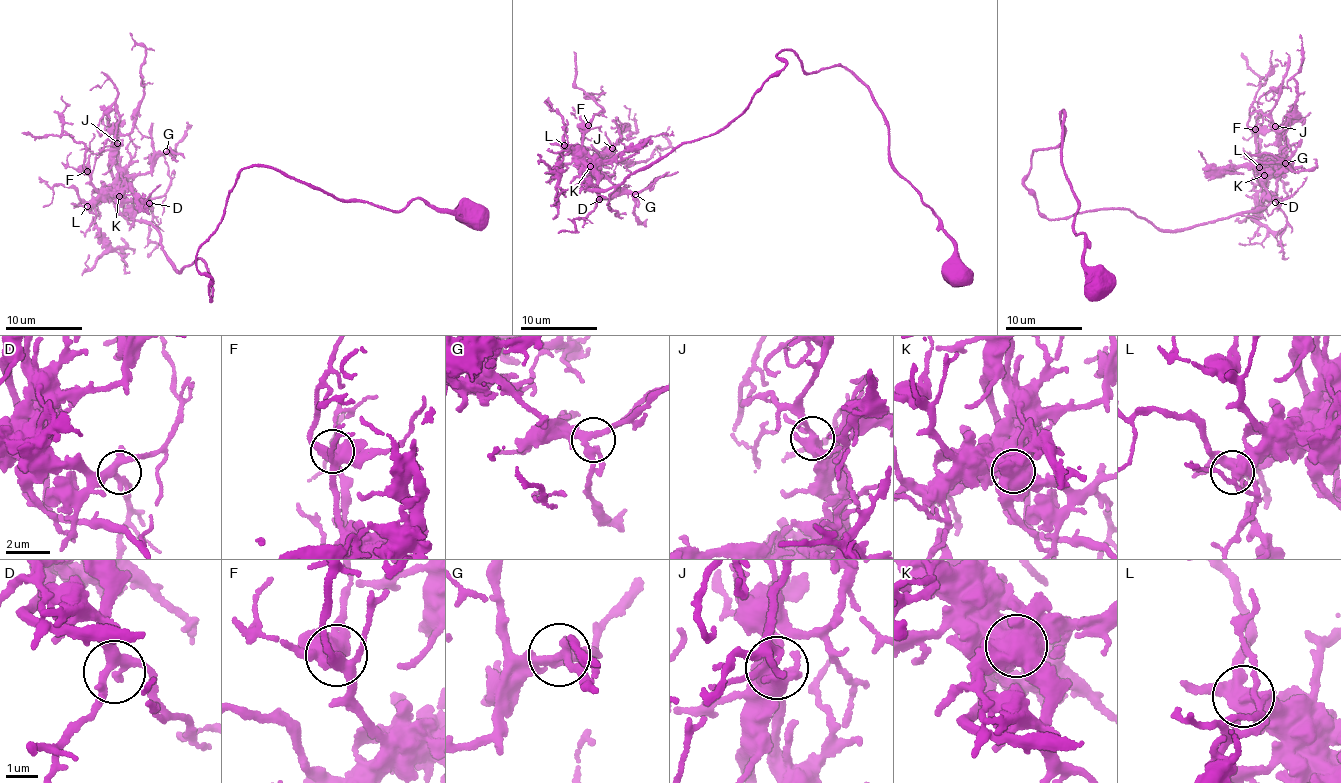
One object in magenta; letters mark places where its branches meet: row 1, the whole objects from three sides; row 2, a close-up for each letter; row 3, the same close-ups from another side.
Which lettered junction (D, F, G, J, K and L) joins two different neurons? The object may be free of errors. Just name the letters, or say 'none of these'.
none of these

